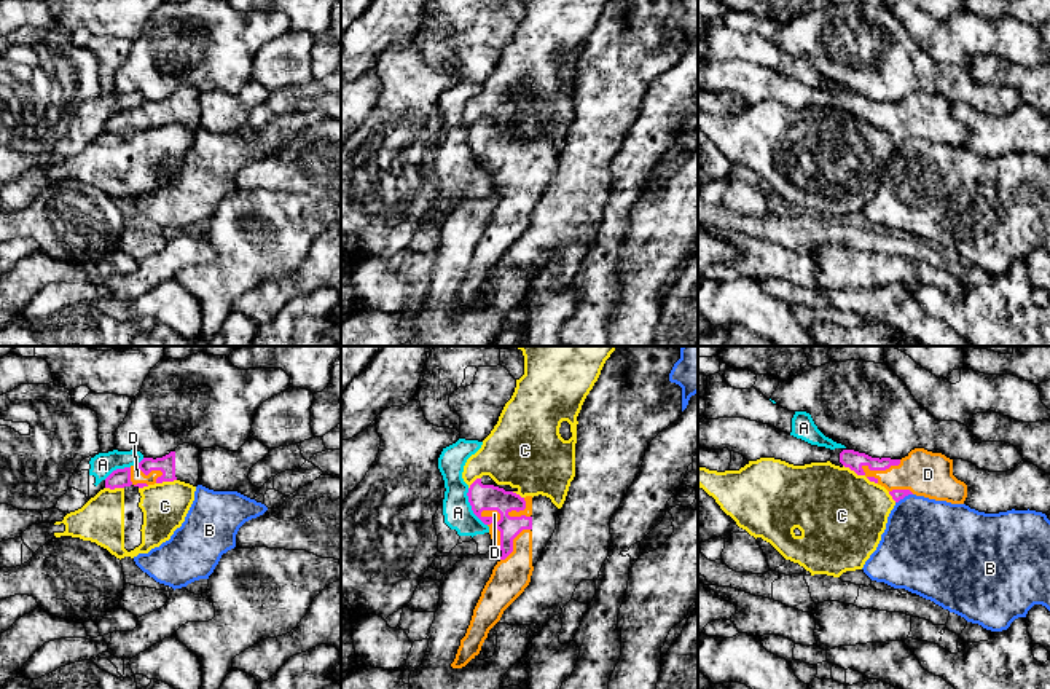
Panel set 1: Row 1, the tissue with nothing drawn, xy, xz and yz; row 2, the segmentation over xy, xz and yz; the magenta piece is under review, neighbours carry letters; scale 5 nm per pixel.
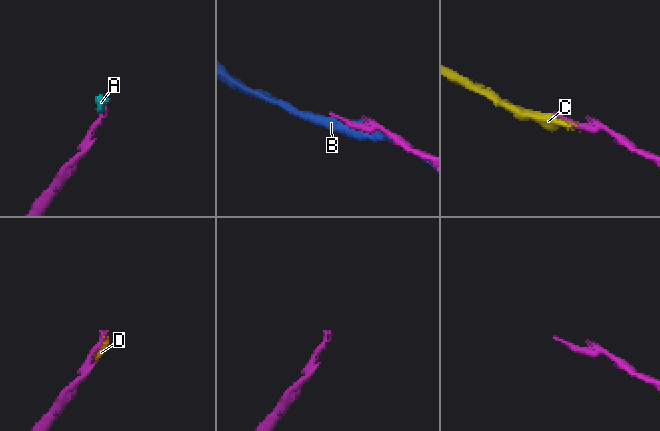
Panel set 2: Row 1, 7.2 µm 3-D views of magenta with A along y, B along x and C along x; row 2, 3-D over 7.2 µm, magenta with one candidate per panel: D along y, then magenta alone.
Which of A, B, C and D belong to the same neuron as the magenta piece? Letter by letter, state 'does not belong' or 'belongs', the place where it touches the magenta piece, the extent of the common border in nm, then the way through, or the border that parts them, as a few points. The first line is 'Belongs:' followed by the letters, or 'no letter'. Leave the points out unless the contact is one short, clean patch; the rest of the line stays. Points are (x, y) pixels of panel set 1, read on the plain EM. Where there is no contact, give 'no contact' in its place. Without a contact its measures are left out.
Belongs: D
A: does not belong | xz (472, 150) | 220 nm | along xz (467, 131), (470, 152), (486, 168)
B: does not belong | yz (904, 139) | 100 nm
C: does not belong | yz (861, 117) | 200 nm
D: belongs | yz (881, 112) | 220 nm

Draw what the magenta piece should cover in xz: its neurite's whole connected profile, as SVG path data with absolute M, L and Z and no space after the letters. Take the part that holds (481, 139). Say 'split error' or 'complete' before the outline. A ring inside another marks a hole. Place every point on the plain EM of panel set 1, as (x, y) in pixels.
split error; M489 118L476 121L467 139L473 156L489 169L492 188L502 193L502 199L473 252L453 311L465 309L480 297L489 273L529 228L534 209L556 172L559 155L550 140L521 140L499 131Z

